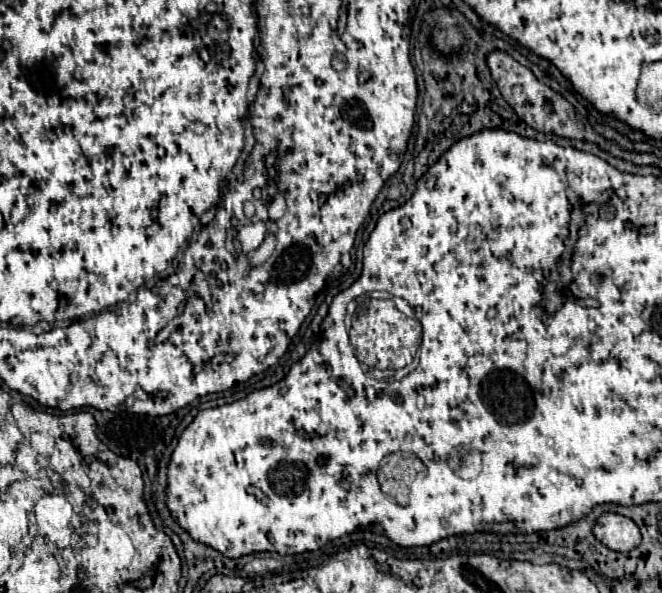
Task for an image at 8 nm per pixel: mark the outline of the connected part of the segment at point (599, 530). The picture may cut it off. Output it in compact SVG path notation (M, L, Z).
M603 513L593 527L595 537L609 549L627 553L641 543L639 527L619 513Z

